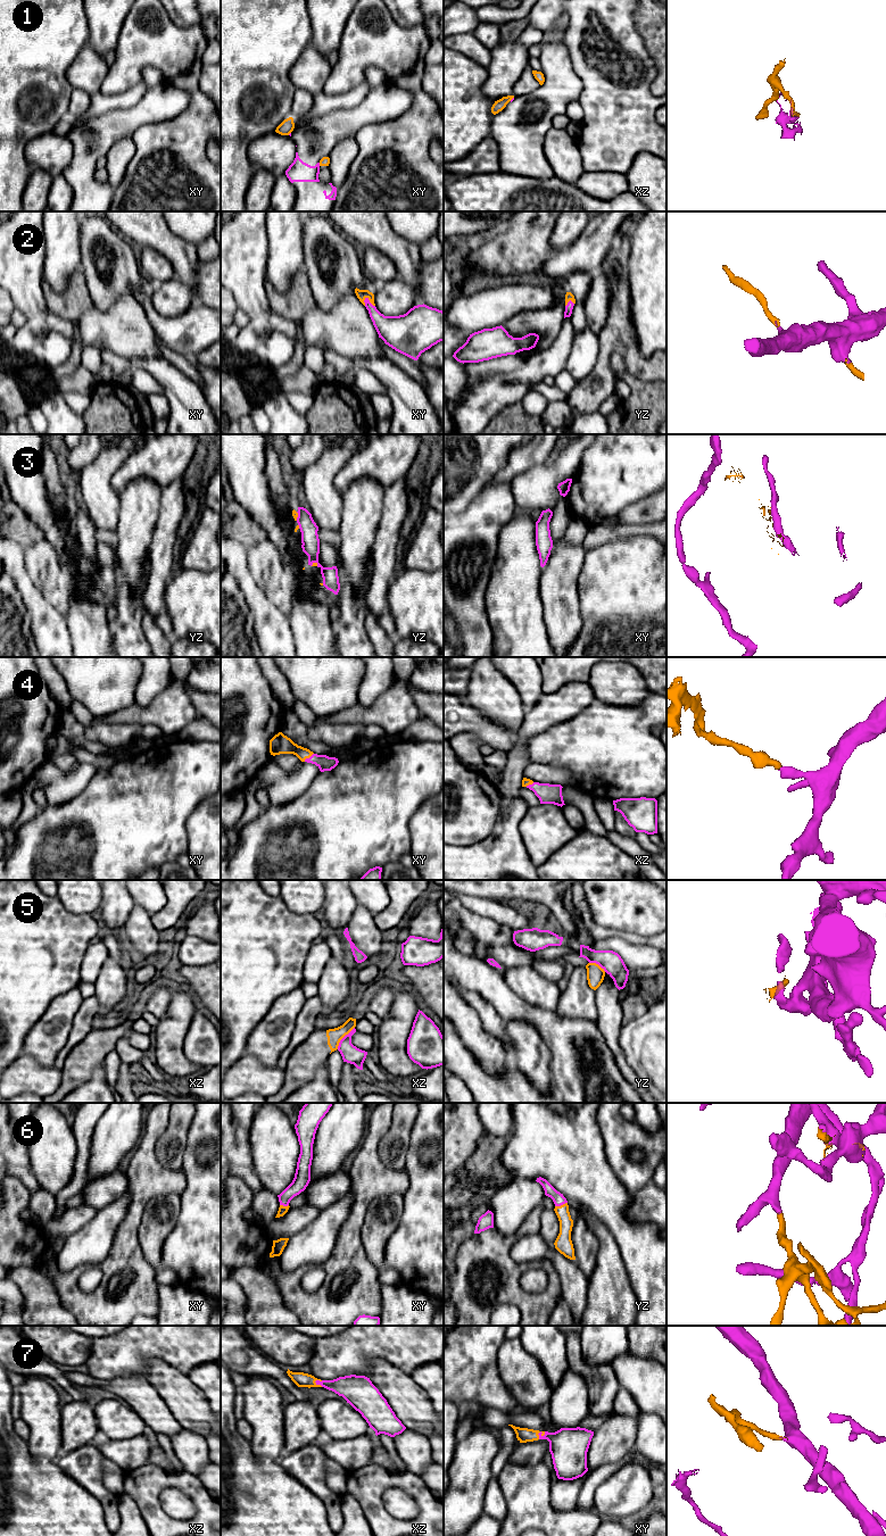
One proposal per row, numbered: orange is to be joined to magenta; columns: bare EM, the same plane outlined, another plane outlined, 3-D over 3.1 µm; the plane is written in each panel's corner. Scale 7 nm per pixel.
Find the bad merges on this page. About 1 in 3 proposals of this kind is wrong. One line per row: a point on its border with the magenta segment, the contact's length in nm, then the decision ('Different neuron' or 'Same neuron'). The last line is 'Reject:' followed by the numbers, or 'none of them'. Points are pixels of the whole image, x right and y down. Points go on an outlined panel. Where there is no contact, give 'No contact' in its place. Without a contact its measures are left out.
1: Touches magenta at xy (319, 164). Shared border 30 nm. Different neuron
2: Touches magenta at xy (369, 301). Shared border 100 nm. Same neuron
3: Touches magenta at yz (314, 562). Shared border 60 nm. Different neuron
4: Touches magenta at xy (309, 757). Shared border 90 nm. Same neuron
5: Touches magenta at xz (342, 1038). Shared border 200 nm. Different neuron
6: Touches magenta at yz (561, 1204). Shared border 90 nm. Same neuron
7: Touches magenta at xz (319, 1384). Shared border 70 nm. Same neuron
Reject: 1, 3, 5

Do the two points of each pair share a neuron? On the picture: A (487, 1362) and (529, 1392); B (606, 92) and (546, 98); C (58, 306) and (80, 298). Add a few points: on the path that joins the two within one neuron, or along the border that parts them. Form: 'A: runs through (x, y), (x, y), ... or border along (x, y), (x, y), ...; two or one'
A: border along (501, 1344), (497, 1351), (497, 1370), (510, 1394); two
B: border along (573, 68), (582, 83), (580, 99); two
C: runs through (64, 305), (71, 305), (74, 301); one

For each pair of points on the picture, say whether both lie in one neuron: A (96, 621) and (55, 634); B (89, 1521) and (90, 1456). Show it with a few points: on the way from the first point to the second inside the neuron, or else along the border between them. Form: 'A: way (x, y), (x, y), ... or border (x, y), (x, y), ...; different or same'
A: border (65, 617), (72, 645); different
B: border (68, 1475), (99, 1501), (104, 1514); different

